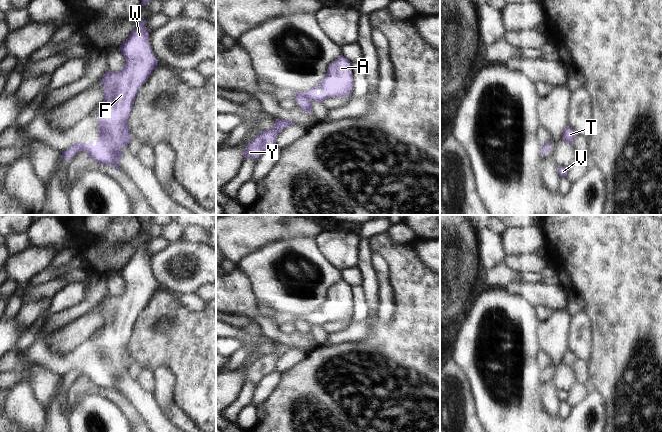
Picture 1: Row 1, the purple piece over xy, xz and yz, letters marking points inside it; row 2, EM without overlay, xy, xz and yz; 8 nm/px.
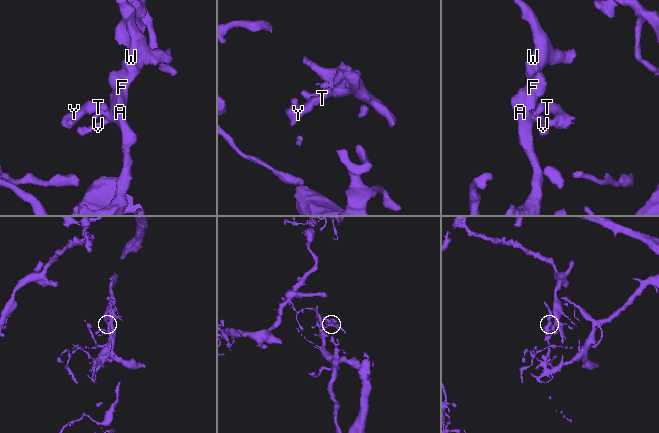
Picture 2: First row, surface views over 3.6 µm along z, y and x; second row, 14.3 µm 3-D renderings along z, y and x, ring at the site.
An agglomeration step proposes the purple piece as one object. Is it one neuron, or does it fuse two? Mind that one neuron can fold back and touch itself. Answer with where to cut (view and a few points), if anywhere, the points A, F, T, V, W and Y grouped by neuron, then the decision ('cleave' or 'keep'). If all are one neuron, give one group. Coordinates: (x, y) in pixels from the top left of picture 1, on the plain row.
cut in xz along (297, 317), (310, 325); A F V W / T Y; cleave

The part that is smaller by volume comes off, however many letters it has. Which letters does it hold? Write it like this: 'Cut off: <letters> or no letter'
Cut off: T, Y

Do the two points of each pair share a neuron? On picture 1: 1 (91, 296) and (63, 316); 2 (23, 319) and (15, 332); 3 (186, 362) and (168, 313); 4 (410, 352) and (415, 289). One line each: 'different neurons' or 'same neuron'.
1: same neuron
2: different neurons
3: same neuron
4: same neuron

